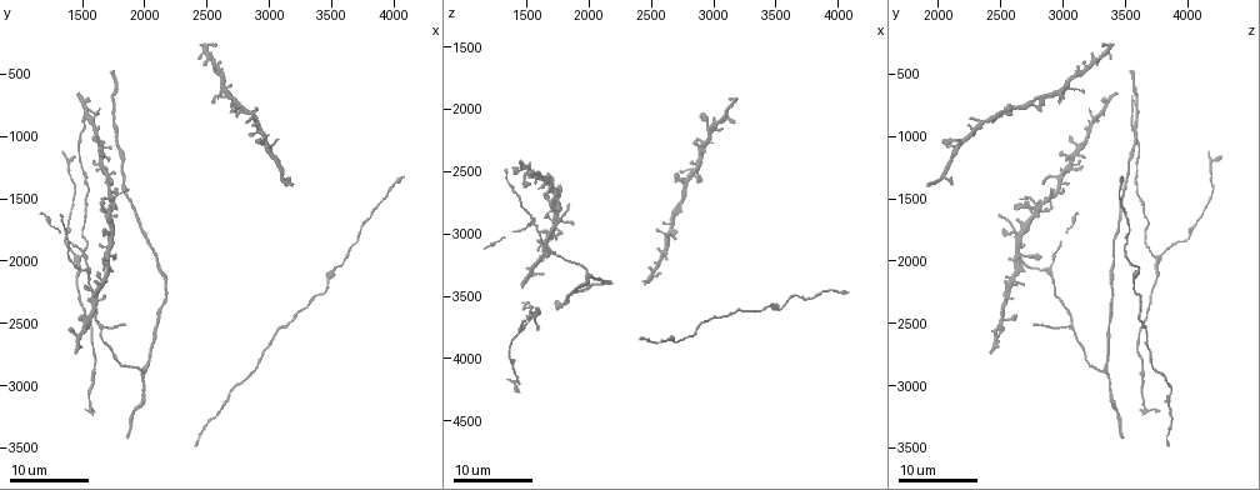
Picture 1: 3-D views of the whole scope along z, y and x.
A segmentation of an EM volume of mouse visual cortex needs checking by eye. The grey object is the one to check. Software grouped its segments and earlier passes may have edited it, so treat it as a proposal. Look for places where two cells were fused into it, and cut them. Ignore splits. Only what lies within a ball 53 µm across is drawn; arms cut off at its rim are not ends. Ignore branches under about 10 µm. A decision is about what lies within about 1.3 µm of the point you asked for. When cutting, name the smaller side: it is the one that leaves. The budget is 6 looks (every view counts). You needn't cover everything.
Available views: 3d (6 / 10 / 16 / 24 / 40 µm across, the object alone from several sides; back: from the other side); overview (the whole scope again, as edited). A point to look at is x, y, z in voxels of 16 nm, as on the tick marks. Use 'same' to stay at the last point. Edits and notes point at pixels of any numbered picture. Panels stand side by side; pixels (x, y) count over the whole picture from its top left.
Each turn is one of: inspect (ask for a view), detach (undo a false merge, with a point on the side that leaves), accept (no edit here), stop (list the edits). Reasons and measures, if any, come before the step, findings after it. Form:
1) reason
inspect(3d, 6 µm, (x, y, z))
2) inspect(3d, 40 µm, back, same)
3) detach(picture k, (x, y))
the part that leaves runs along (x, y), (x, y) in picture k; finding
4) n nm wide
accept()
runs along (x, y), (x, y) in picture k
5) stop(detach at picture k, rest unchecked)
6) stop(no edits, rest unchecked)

arms run side by side
inspect(3d, 16 µm, (1600, 2460, 3060))

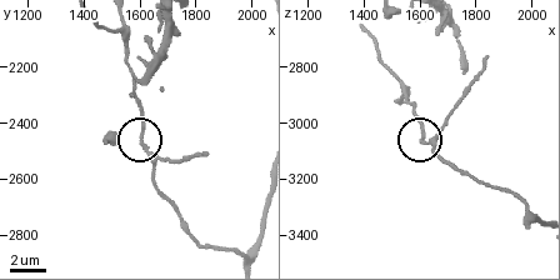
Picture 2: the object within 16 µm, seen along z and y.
inspect(3d, 6 µm, (1610, 2480, 3070))

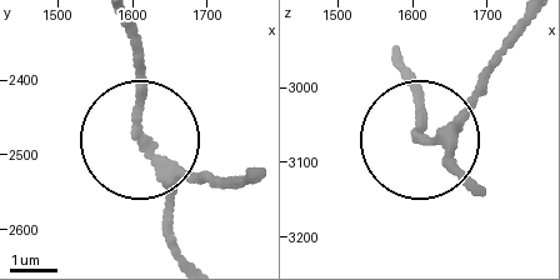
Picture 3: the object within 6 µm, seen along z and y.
190 nm wide
accept()
runs along (173, 220), (169, 176), (136, 129), (136, 38) in picture 3; continuous, no second cell

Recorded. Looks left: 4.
side arm on a straight run
inspect(3d, 16 µm, (2020, 2900, 3360))

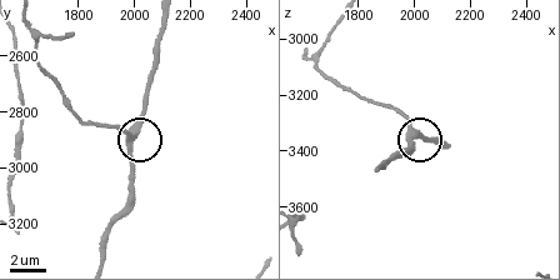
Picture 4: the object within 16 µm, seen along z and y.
zoom in
inspect(3d, 10 µm, (2000, 2880, 3340))

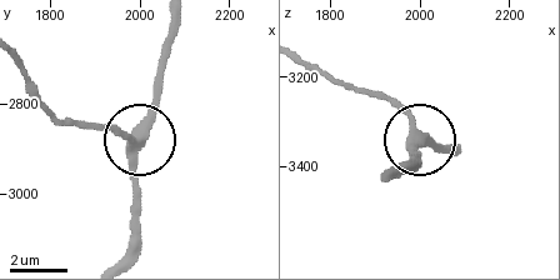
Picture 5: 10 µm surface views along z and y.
3 arms
accept()
continuous, no second cell

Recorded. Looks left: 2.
stop(no edits, rest unchecked)

